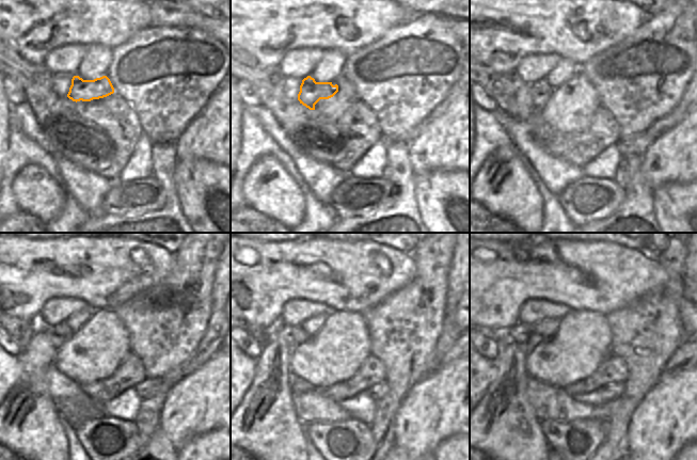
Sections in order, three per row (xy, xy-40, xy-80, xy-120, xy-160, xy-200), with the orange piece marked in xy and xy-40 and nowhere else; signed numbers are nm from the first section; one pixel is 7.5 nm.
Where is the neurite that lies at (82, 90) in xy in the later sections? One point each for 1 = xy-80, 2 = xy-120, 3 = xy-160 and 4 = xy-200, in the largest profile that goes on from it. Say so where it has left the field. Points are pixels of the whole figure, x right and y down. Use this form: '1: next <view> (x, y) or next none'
1: next xy-80 (542, 92)
2: next xy-120 (60, 334)
3: next xy-160 (295, 336)
4: next xy-200 (521, 333)

